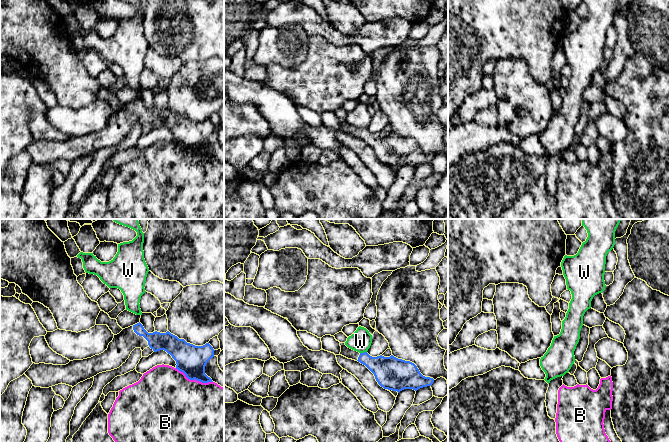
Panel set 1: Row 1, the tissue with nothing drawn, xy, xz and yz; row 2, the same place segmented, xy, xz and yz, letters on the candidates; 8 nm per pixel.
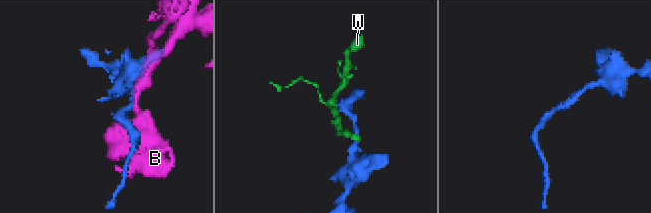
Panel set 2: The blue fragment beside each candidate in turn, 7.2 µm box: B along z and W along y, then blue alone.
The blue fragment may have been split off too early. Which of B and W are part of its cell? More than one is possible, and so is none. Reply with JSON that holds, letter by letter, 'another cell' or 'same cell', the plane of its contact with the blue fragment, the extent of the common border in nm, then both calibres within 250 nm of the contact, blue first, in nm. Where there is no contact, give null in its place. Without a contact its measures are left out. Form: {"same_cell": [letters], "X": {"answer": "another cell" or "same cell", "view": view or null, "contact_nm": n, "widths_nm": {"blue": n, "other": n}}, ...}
{"same_cell": [], "B": {"answer": "another cell", "view": "xy", "contact_nm": 320, "widths_nm": {"blue": 240, "other": 460}}, "W": {"answer": "another cell", "view": "xz", "contact_nm": 60, "widths_nm": {"blue": 240, "other": 170}}}

